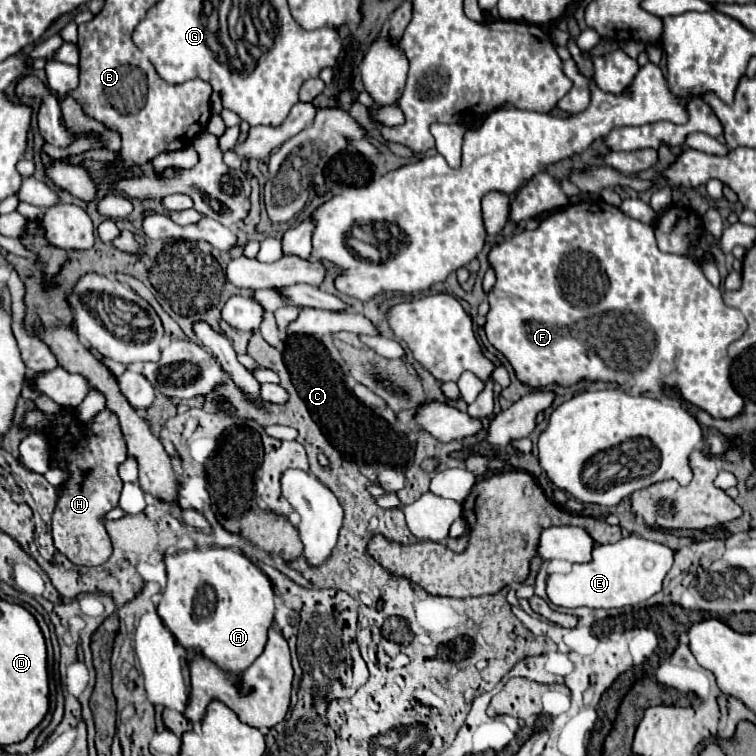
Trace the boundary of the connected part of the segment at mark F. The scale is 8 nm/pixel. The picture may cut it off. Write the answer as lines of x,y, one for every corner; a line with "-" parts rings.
605,201
567,205
559,211
555,211
551,217
543,219
539,229
521,231
515,237
511,237
509,241
493,247
493,251
489,255
489,263
495,267
497,283
487,295
491,309
487,313
485,335
487,335
487,341
499,353
503,353
505,359
511,363
519,383
523,383
531,389
541,389
541,387
547,387
553,383
557,383
561,387
571,387
583,379
589,379
595,383
603,381
603,383
619,385
617,389
627,391
631,395
643,395
647,391
655,393
655,391
661,391
663,387
679,387
685,401
707,411
711,417
729,419
729,417
735,417
741,413
743,399
735,393
735,389
731,387
731,381
729,381
731,357
727,355
727,347
729,347
729,343
733,343
735,339
739,339
745,333
747,321
739,309
729,309
723,303
721,291
703,275
701,267
693,259
687,259
687,255
663,253
655,243
655,233
653,233
651,225
631,219
619,207
607,205

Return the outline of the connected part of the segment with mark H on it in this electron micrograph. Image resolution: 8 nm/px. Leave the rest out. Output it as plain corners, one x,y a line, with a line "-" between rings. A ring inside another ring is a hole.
71,409
63,411
57,423
49,423
41,411
25,415
25,423
35,431
47,431
53,447
53,465
67,469
69,479
61,487
59,501
53,513
53,541
55,547
75,565
101,565
111,555
111,541
103,527
103,515
117,507
121,493
121,479
117,475
119,463
127,459
125,441
119,429
119,421
111,411
101,411
87,427
81,427
-
73,445
77,449
73,449

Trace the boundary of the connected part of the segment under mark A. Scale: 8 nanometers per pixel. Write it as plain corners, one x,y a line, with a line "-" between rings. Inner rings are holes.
209,547
207,551
181,551
175,555
167,555
165,565
167,587
163,589
163,599
157,605
161,621
187,653
203,653
207,659
217,663
223,673
235,675
237,685
241,685
243,671
263,653
263,647
267,643
267,631
273,623
275,593
269,577
259,571
245,553
233,551
229,547
-
205,589
213,591
213,601
207,601

